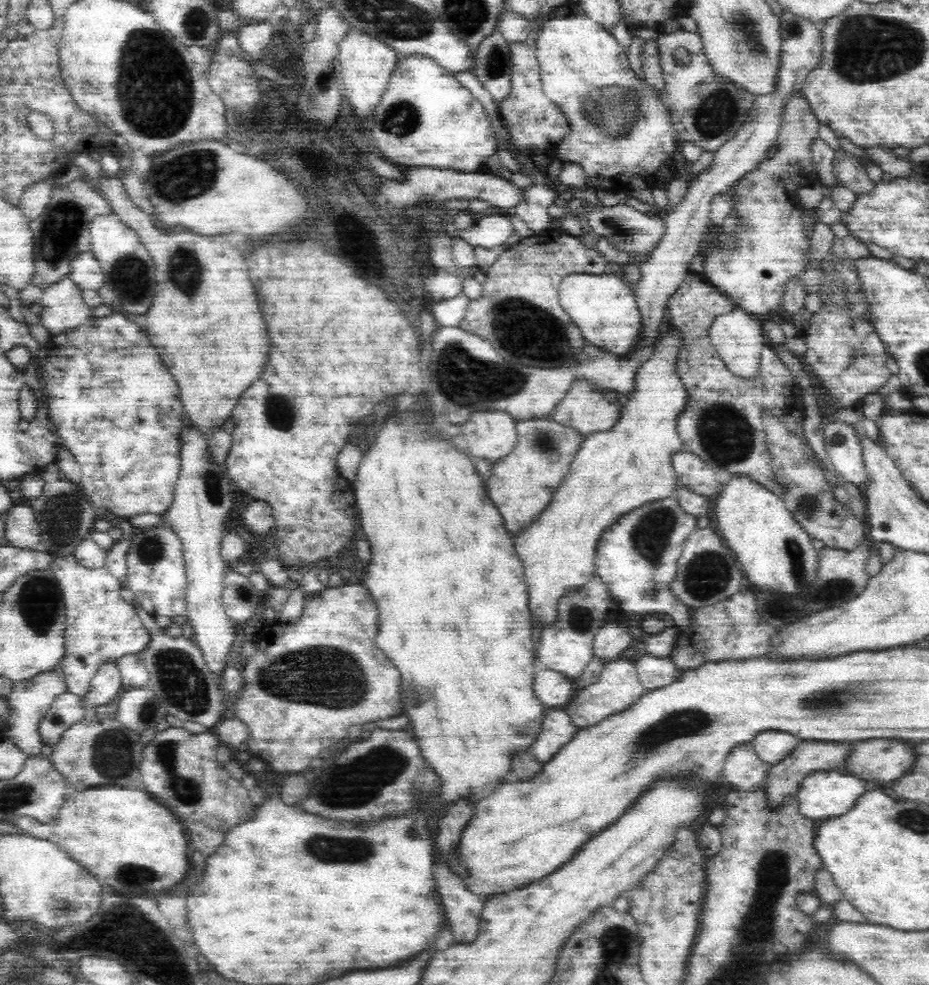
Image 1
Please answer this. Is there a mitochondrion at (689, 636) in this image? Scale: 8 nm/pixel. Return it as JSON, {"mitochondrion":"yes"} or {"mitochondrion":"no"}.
{"mitochondrion":"no"}

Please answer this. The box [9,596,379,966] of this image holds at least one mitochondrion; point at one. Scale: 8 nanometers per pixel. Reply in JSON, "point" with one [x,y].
{"point":[287,677]}

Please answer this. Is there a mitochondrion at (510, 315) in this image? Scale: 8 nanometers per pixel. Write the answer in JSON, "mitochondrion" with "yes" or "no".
{"mitochondrion":"yes"}

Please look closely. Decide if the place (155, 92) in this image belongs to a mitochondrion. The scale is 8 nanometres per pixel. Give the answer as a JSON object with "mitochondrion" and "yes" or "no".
{"mitochondrion":"yes"}

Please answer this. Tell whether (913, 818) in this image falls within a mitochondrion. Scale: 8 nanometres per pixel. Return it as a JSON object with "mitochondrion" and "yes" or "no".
{"mitochondrion":"yes"}

